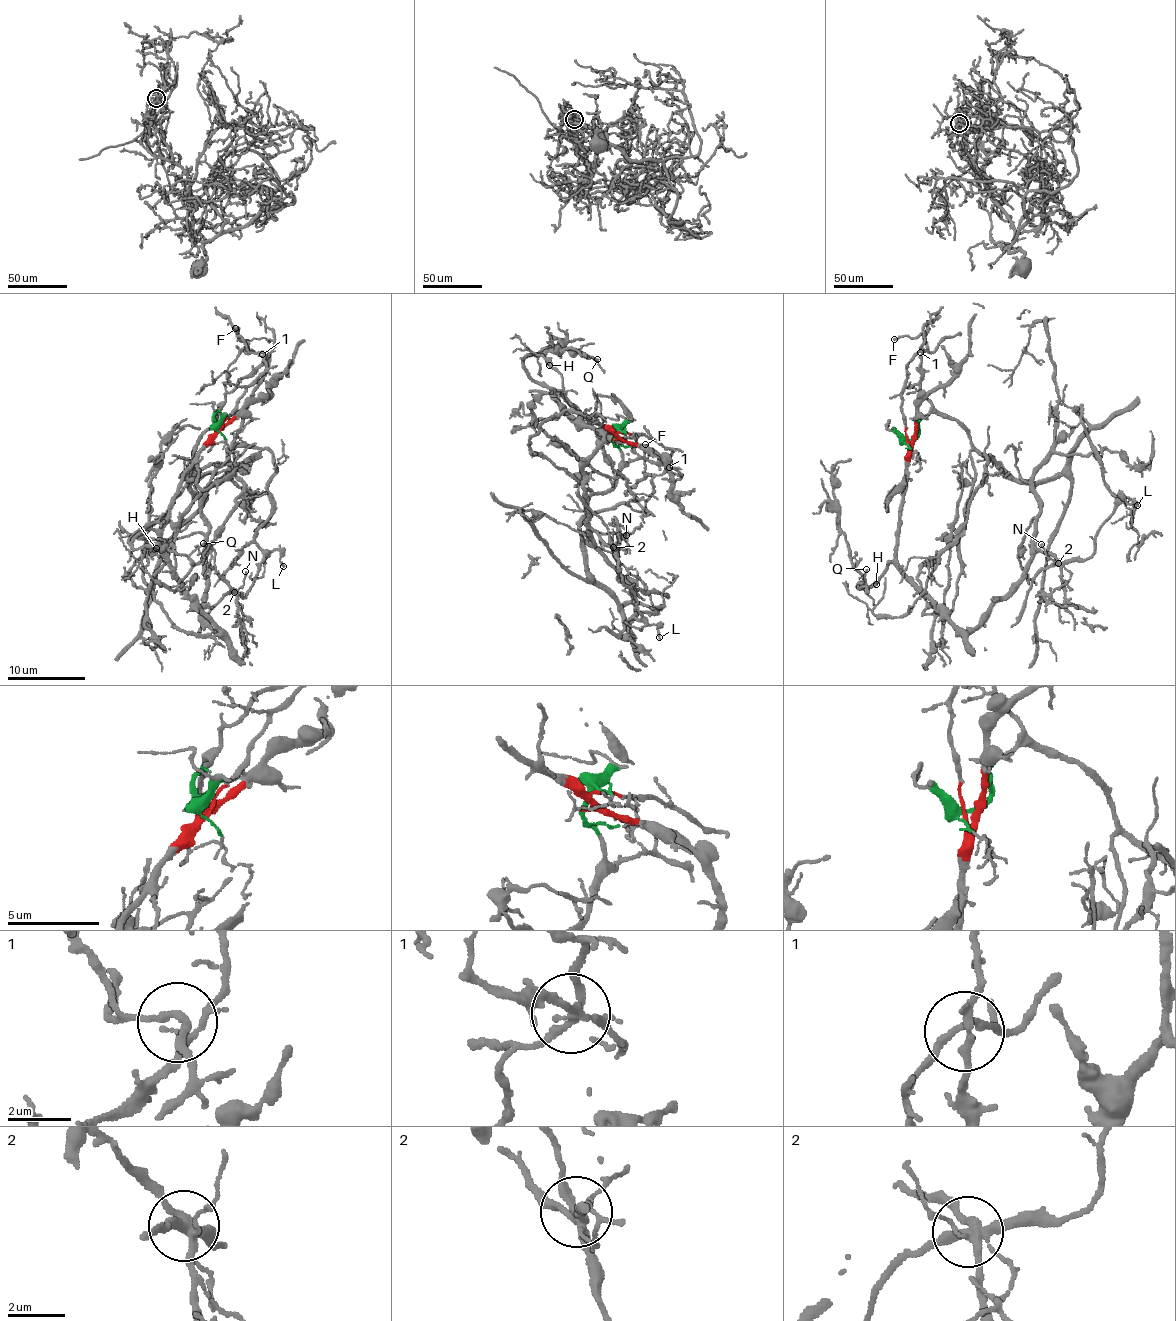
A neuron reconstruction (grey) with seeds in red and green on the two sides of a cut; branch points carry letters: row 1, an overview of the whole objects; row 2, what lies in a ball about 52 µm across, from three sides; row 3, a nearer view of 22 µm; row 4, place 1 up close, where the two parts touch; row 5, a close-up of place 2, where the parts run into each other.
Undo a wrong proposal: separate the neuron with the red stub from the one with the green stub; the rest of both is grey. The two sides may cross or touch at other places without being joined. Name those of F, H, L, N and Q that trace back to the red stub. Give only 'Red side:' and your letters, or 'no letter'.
Red side: F, H, N, Q

